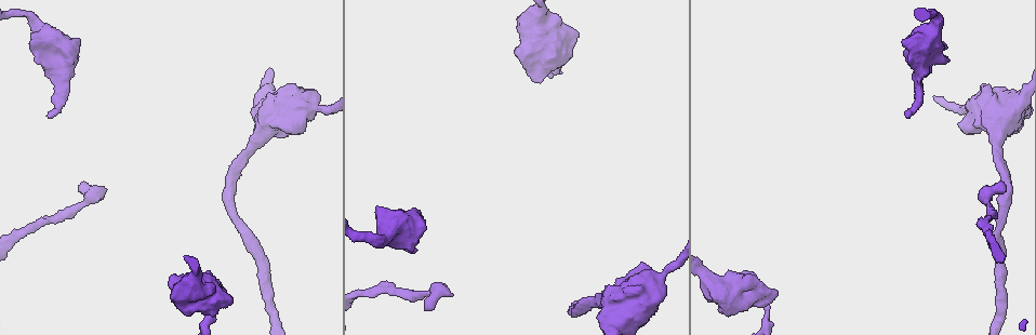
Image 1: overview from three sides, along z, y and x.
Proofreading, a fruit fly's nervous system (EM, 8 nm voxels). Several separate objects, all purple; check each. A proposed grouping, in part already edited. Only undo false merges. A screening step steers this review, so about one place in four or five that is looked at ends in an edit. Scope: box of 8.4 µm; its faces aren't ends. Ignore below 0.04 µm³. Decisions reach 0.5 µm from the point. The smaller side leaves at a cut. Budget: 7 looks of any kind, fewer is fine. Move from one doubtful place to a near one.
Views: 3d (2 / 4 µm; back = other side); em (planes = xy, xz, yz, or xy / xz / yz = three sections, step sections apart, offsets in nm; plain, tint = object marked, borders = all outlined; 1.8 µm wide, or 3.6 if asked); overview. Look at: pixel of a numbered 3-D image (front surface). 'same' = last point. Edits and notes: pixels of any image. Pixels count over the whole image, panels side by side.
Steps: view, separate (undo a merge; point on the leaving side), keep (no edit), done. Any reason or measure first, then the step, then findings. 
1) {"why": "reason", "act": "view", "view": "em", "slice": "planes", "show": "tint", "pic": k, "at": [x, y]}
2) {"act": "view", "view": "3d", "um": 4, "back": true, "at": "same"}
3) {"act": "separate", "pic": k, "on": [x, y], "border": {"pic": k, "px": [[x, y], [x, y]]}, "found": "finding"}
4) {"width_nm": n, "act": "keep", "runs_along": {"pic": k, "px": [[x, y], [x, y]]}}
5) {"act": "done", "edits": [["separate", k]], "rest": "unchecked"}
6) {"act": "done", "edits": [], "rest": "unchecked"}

{"why": "calibre changes", "act": "view", "view": "em", "slice": "planes", "show": "tint", "pic": 1, "at": [558, 66]}

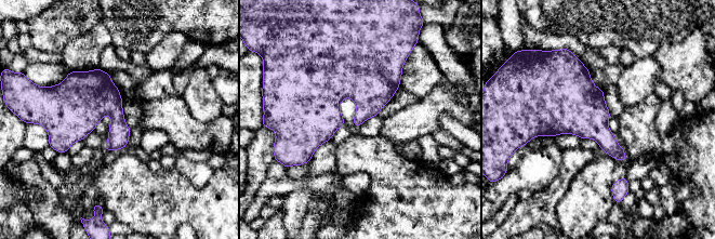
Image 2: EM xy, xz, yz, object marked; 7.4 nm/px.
{"act": "keep", "found": "one neuron here"}

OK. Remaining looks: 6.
{"why": "calibre changes", "act": "view", "view": "3d", "um": 4, "pic": 1, "at": [311, 110]}

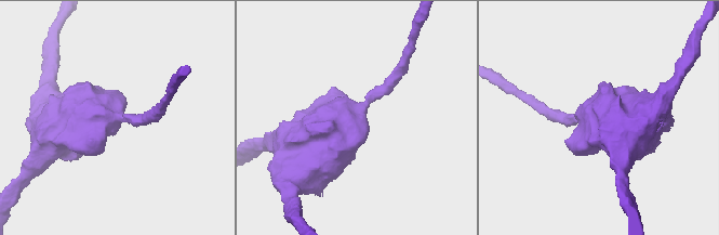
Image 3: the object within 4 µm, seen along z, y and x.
{"why": "shape alone is not enough", "act": "view", "view": "em", "um": 3.6, "slice": "planes", "show": "tint", "pic": 3, "at": [112, 119]}

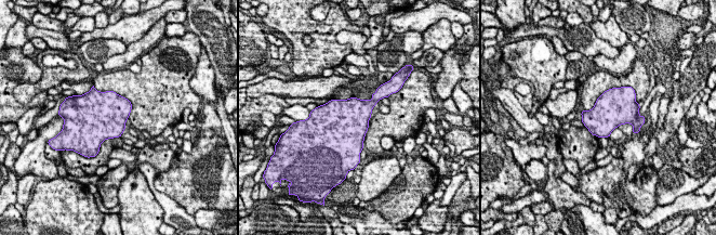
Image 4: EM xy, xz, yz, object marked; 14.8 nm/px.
{"act": "keep", "found": "continuous, no second neuron"}

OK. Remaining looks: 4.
{"why": "branch point", "act": "view", "view": "em", "slice": "yz", "step": 8, "show": "tint", "pic": 1, "at": [923, 54]}

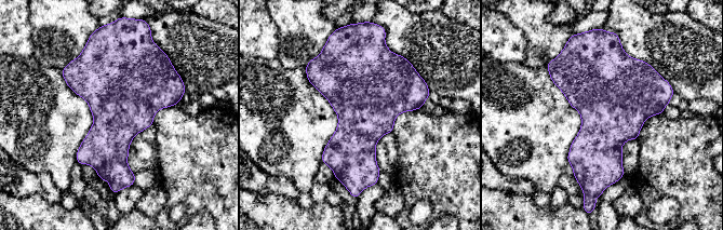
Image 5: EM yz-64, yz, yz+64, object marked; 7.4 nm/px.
{"act": "view", "view": "em", "slice": "planes", "show": "tint", "at": "same"}

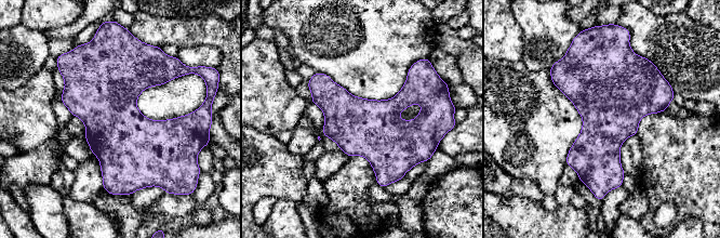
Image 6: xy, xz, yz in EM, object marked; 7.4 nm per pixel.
{"act": "keep", "found": "one neuron here"}

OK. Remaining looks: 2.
{"act": "done", "edits": [], "rest": "unchecked"}

